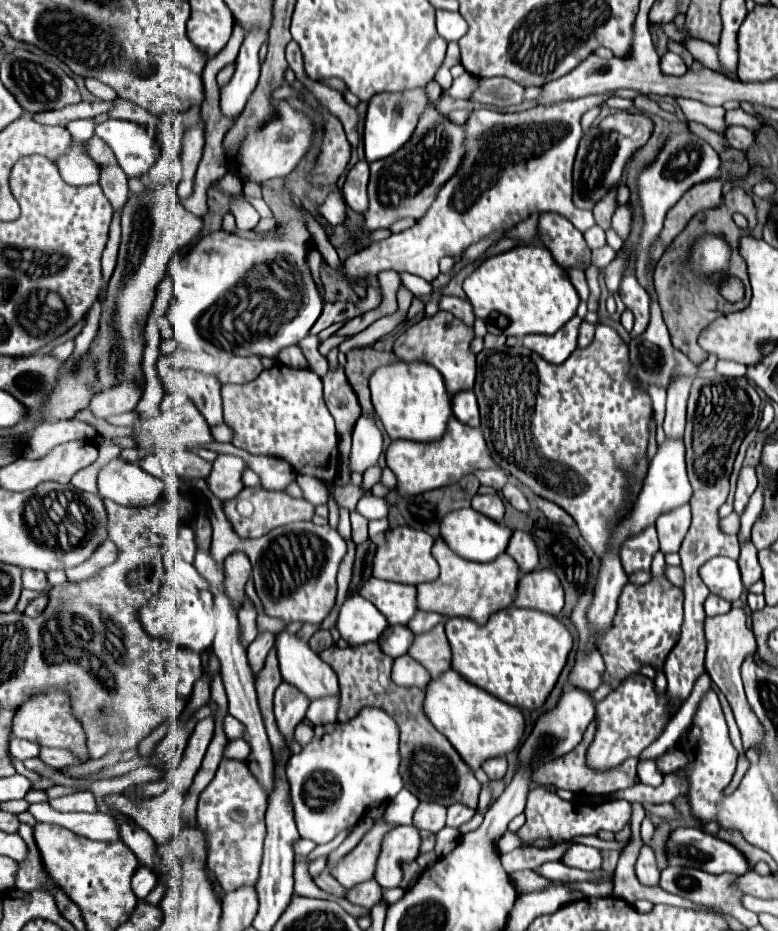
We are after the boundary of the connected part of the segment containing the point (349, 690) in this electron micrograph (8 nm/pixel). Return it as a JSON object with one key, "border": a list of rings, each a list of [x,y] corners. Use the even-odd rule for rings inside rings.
{"border":[[[371,642],[371,644],[363,644],[363,646],[347,646],[347,648],[333,646],[333,648],[323,650],[319,656],[323,660],[327,660],[327,664],[331,664],[331,668],[335,668],[335,674],[339,676],[339,688],[341,688],[339,720],[343,720],[343,722],[351,720],[351,716],[355,716],[363,706],[377,706],[377,708],[383,708],[389,716],[393,716],[393,720],[397,722],[397,726],[401,730],[401,744],[399,744],[401,766],[399,766],[399,774],[401,774],[401,778],[405,782],[405,788],[409,792],[413,792],[421,802],[439,802],[439,804],[445,804],[445,806],[455,804],[455,802],[463,802],[471,808],[477,808],[481,784],[473,776],[473,770],[467,768],[467,764],[463,762],[459,752],[455,752],[451,742],[447,742],[445,736],[441,732],[437,732],[437,728],[427,720],[427,716],[423,712],[425,692],[421,688],[403,688],[403,686],[397,686],[395,682],[391,682],[389,676],[391,676],[393,658],[387,656],[379,648],[379,642]]]}

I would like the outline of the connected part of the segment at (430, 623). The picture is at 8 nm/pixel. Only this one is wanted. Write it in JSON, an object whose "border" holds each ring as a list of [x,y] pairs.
{"border":[[[419,610],[415,614],[415,618],[407,624],[415,634],[421,634],[421,632],[429,632],[431,628],[435,628],[435,624],[443,624],[447,618],[441,616],[441,614],[435,614],[435,612],[423,612]]]}

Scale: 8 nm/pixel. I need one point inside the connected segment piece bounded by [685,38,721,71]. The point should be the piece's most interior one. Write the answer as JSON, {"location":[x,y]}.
{"location":[706,53]}

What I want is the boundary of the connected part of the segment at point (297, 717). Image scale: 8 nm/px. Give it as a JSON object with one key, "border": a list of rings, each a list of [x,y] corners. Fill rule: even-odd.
{"border":[[[281,682],[275,690],[275,720],[285,738],[285,744],[293,736],[295,726],[306,716],[311,700],[303,696],[293,684]]]}

